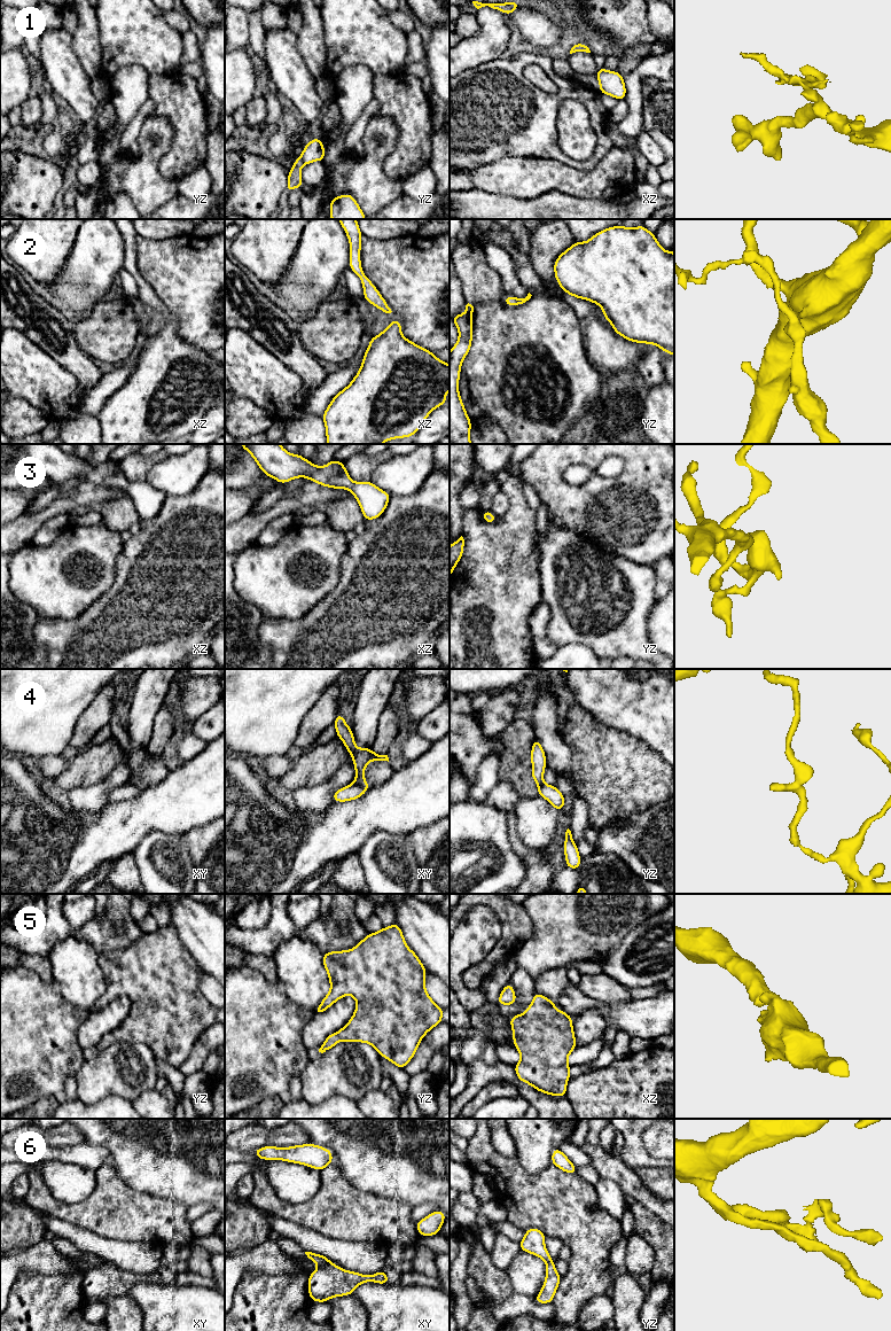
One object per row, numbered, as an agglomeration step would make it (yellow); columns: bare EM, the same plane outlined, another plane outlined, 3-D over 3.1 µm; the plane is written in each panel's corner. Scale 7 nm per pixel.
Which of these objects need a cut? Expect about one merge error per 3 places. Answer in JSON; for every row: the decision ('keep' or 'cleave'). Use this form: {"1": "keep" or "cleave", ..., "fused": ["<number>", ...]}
{"1": "cleave", "2": "keep", "3": "keep", "4": "cleave", "5": "keep", "6": "cleave", "fused": ["1", "4", "6"]}

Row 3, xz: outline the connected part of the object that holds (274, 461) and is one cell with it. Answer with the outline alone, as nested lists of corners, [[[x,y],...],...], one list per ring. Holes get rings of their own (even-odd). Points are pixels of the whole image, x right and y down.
[[[240,444],[256,460],[266,476],[279,483],[307,477],[320,485],[350,490],[360,505],[366,521],[380,517],[391,496],[370,481],[353,482],[344,462],[333,459],[326,466],[314,466],[300,454],[291,454],[280,444]]]

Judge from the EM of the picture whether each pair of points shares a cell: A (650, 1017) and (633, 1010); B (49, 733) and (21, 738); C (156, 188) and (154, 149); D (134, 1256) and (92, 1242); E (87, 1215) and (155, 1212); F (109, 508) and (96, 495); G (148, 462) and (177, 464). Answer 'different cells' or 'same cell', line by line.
A: same cell
B: same cell
C: same cell
D: same cell
E: same cell
F: different cells
G: different cells

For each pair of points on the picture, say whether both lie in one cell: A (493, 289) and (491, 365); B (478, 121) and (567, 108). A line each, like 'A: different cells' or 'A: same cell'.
A: same cell
B: different cells

